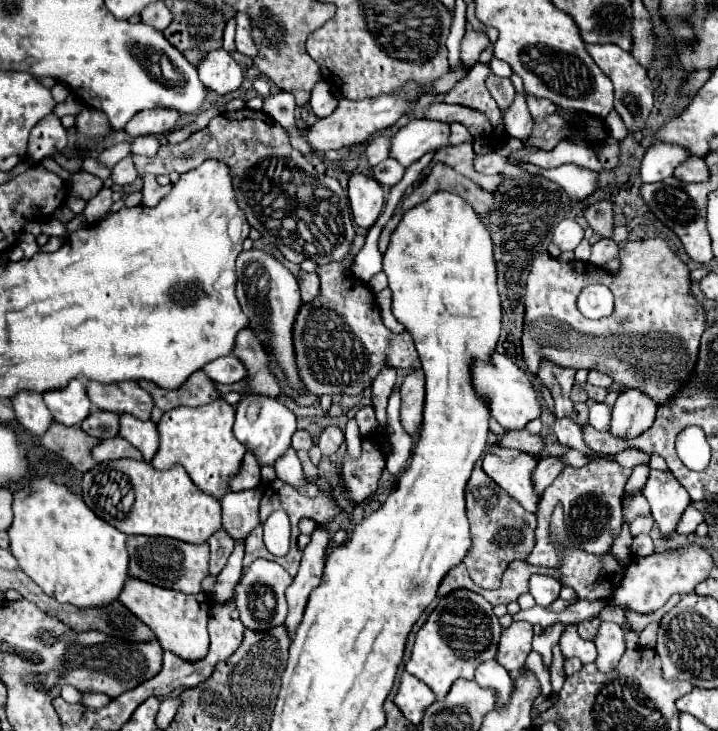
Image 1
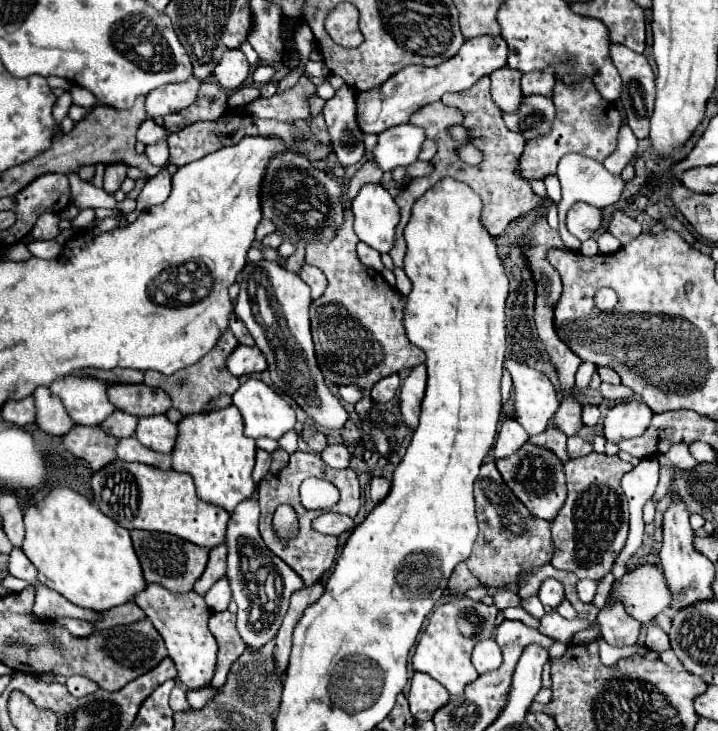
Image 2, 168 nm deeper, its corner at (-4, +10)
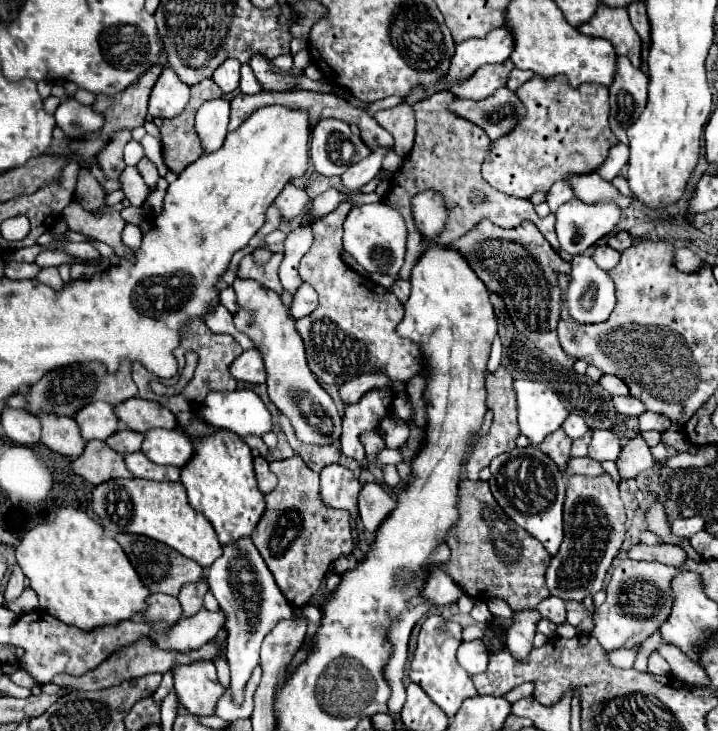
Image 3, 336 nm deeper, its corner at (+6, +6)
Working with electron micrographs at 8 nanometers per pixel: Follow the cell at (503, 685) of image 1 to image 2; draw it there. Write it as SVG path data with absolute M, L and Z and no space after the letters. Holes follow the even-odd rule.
M493 639L479 641L473 649L471 661L477 669L477 673L487 673L487 667L499 667L501 665L501 649Z

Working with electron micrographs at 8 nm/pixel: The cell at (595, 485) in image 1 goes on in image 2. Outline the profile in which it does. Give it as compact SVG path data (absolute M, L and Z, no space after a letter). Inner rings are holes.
M589 453L587 457L565 461L567 501L563 503L563 509L559 509L555 521L549 521L555 543L551 559L553 567L573 571L579 579L593 581L599 581L611 571L627 541L629 511L621 491L621 477L631 471L631 467L631 463L621 461L617 455L609 457L601 453Z

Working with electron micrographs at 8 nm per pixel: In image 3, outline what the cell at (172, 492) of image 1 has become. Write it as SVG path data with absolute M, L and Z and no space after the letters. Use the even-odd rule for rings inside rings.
M145 479L107 481L93 489L93 511L101 517L107 533L137 533L157 539L181 555L197 561L201 567L209 567L223 553L211 523L203 513L189 507L183 483L157 483Z

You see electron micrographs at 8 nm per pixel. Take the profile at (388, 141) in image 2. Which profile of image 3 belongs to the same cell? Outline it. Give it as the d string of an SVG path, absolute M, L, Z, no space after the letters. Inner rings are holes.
M375 149L367 159L359 161L357 165L351 165L343 175L341 183L347 191L359 191L365 183L369 183L381 169L381 161L387 155L387 149Z

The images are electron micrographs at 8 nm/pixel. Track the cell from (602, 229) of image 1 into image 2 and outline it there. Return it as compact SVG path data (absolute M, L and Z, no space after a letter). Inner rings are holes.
M615 211L611 215L611 221L609 221L609 229L607 231L613 237L617 237L621 241L621 245L625 245L625 243L629 243L631 239L635 239L641 233L641 225L633 217L625 215L623 211Z

